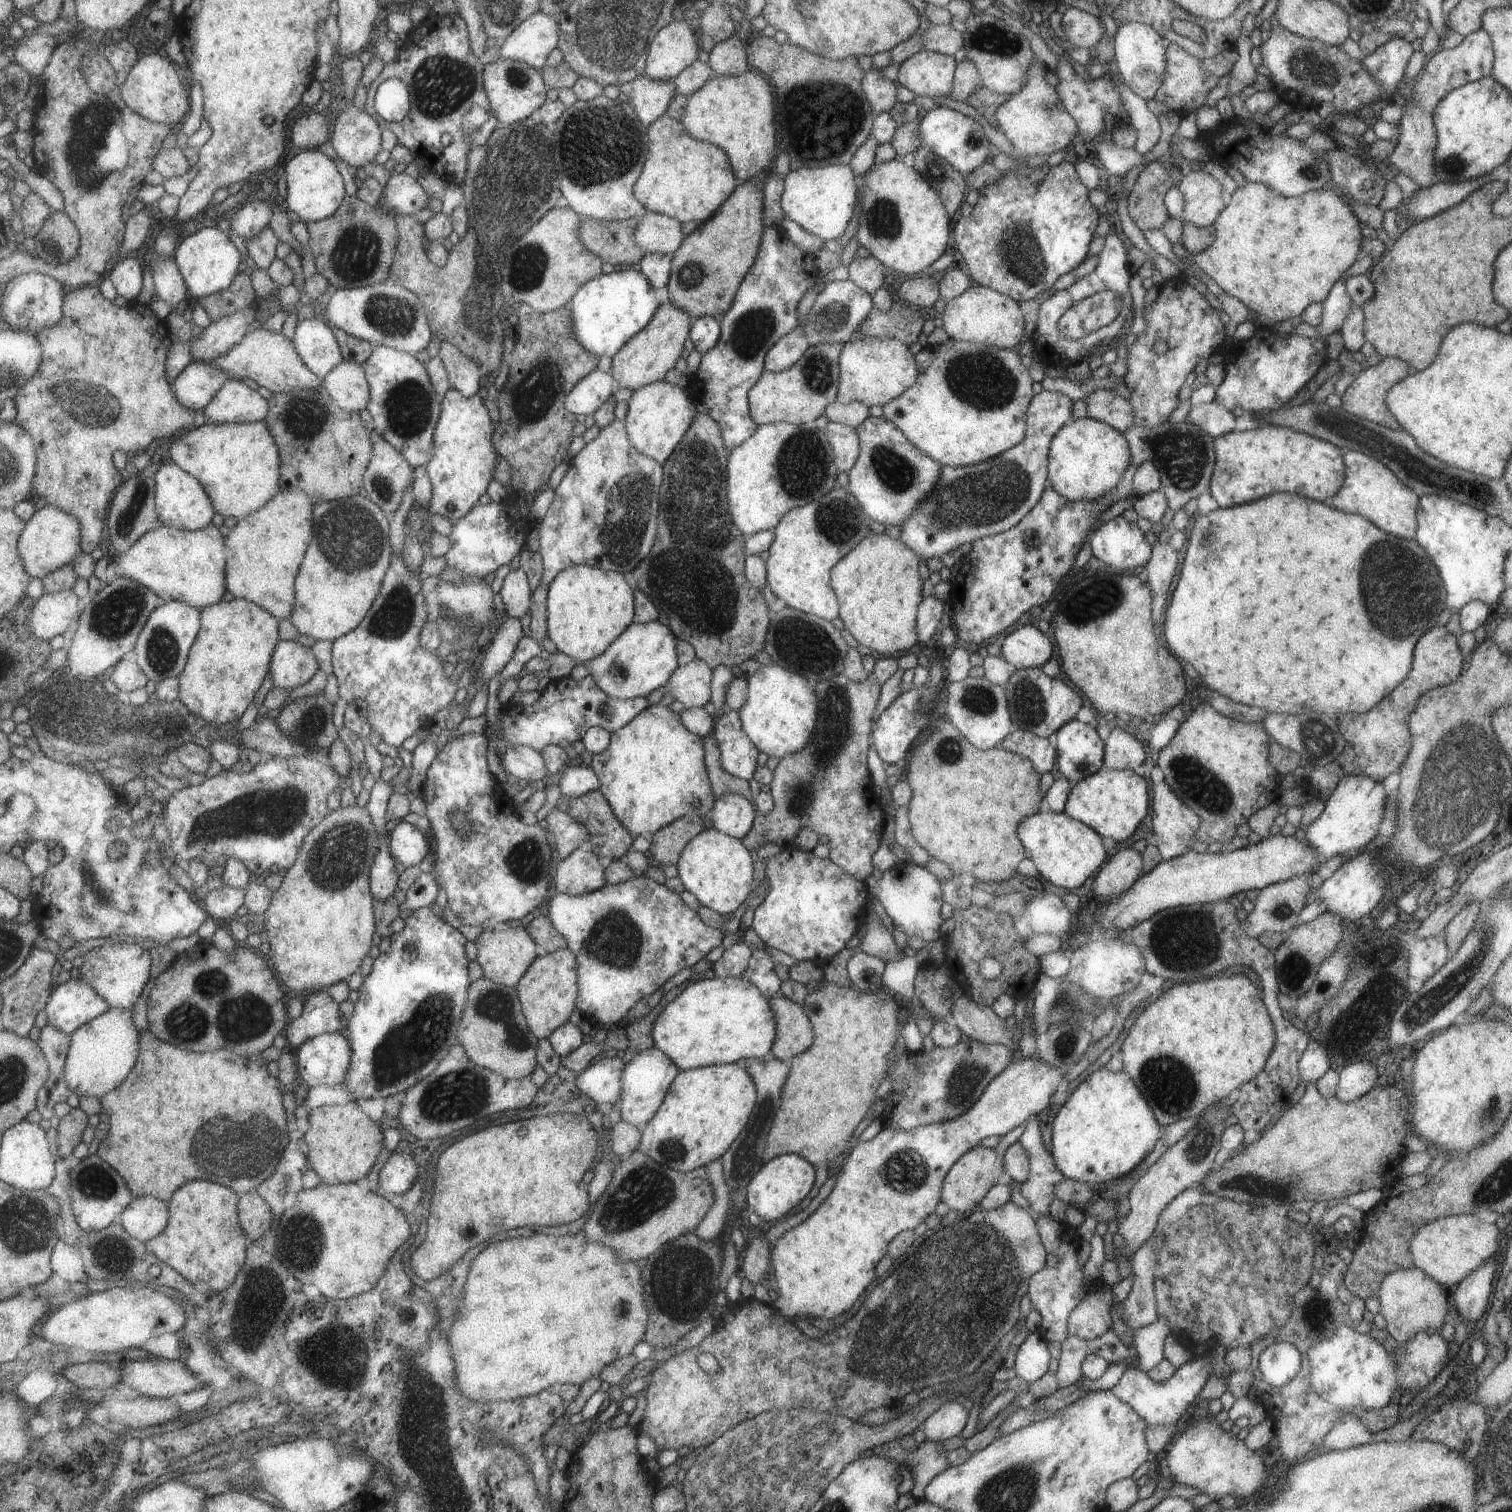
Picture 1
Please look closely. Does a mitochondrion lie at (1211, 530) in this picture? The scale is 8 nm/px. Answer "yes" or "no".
yes

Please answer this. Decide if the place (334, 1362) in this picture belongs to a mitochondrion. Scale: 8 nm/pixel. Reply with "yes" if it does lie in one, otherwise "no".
yes

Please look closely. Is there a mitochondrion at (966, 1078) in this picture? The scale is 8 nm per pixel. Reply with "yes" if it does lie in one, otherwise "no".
yes

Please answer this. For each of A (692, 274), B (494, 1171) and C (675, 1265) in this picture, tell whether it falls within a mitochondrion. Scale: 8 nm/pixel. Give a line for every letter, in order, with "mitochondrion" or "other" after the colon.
A: mitochondrion
B: other
C: mitochondrion

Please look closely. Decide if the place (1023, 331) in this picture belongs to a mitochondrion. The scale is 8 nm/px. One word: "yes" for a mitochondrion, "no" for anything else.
no

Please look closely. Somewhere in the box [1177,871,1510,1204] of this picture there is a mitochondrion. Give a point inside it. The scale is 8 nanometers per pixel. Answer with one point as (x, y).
(1425, 1009)

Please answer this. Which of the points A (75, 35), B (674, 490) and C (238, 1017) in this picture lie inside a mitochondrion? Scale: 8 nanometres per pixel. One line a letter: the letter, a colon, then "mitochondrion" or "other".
A: other
B: mitochondrion
C: mitochondrion

